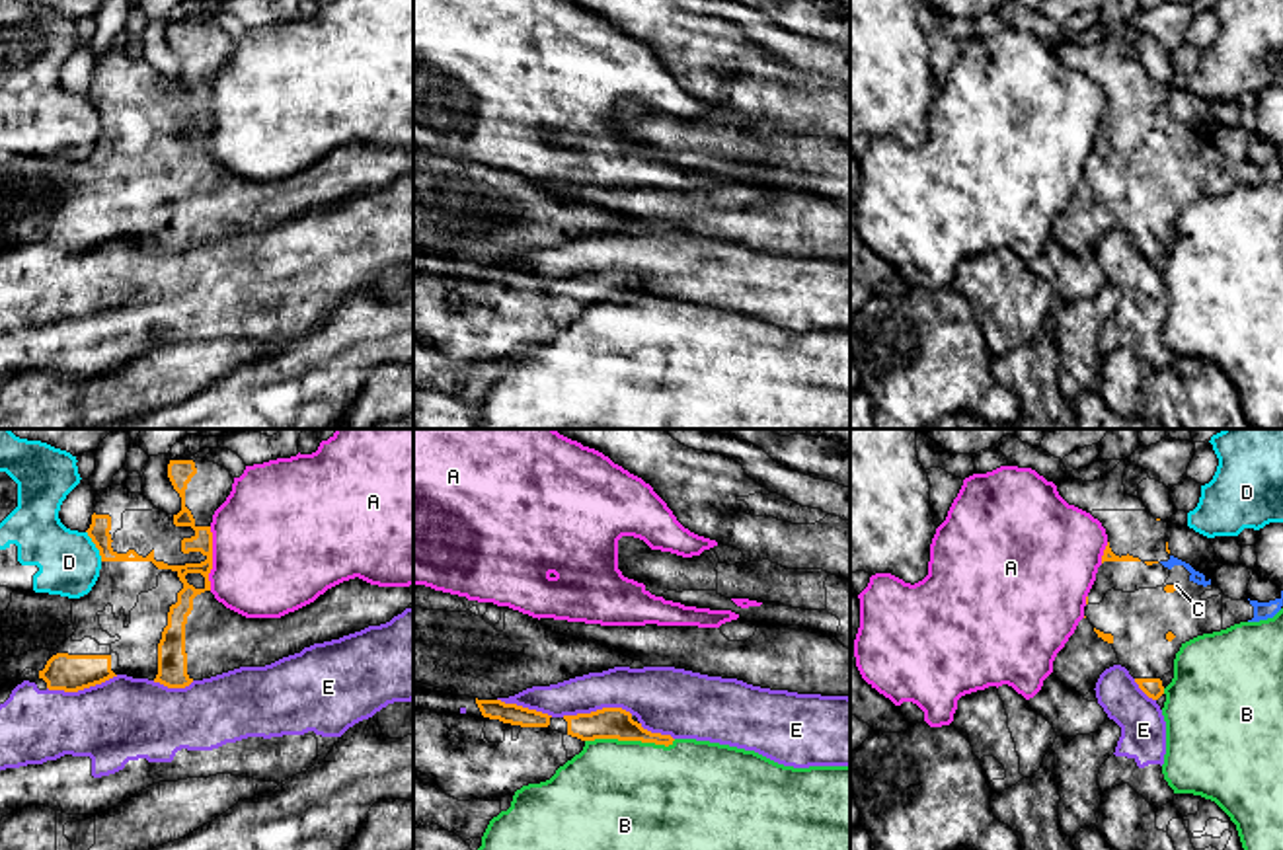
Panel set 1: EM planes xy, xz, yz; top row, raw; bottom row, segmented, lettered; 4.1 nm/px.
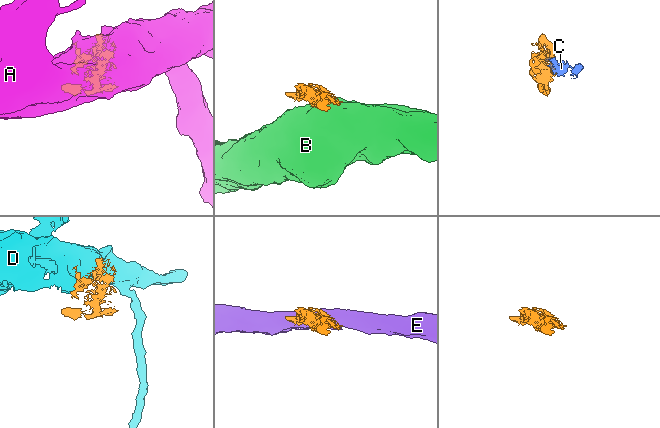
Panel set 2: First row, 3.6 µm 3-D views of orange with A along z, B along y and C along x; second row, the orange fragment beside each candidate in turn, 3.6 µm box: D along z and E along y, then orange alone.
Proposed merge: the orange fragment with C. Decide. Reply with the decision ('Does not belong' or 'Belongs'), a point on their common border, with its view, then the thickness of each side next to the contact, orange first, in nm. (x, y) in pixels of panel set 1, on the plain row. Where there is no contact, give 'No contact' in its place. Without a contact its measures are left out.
Belongs. Touches orange at yz (1174, 151). Thickness 30 nm (orange) against 20 nm

